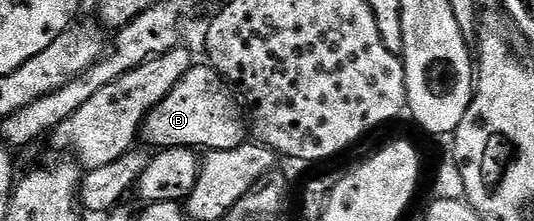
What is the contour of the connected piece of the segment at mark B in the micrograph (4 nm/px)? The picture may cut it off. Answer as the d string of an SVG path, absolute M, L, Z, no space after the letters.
M194 64L169 96L147 114L141 132L152 148L189 147L210 151L237 148L249 135L247 119L230 84L210 64Z

